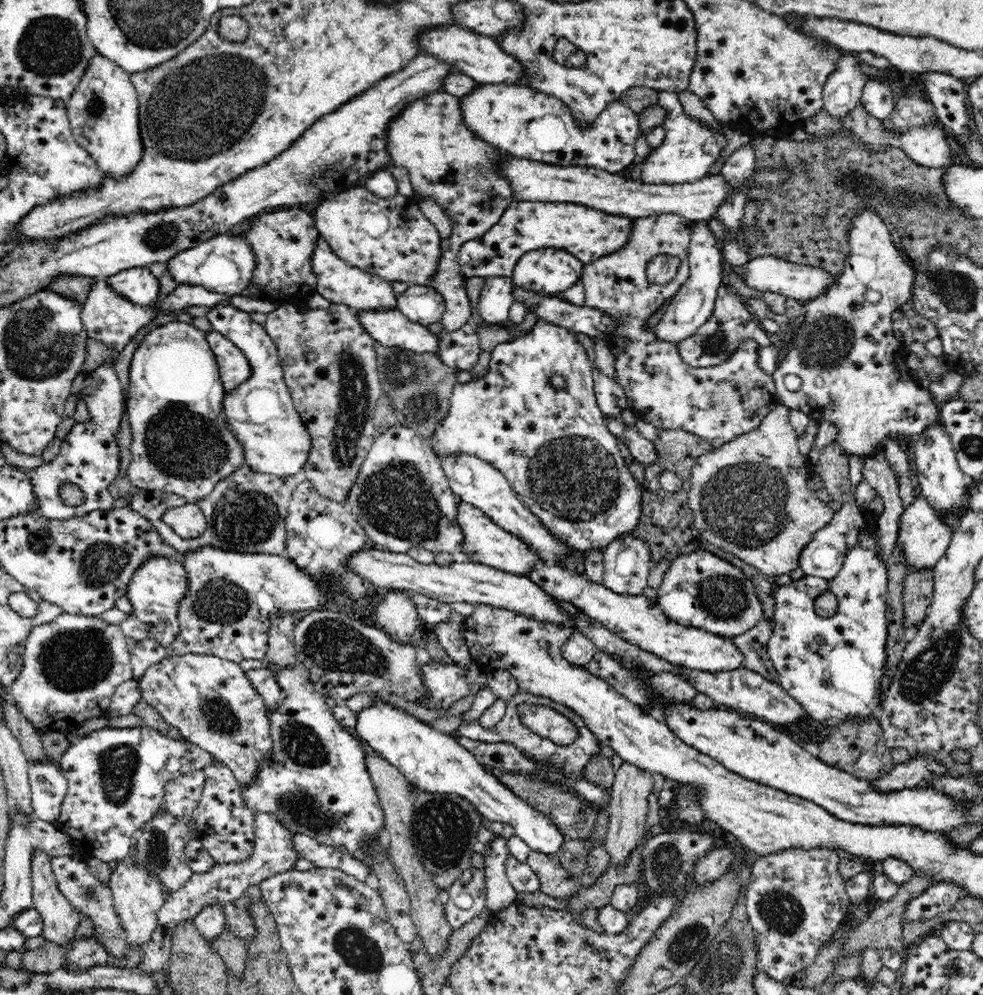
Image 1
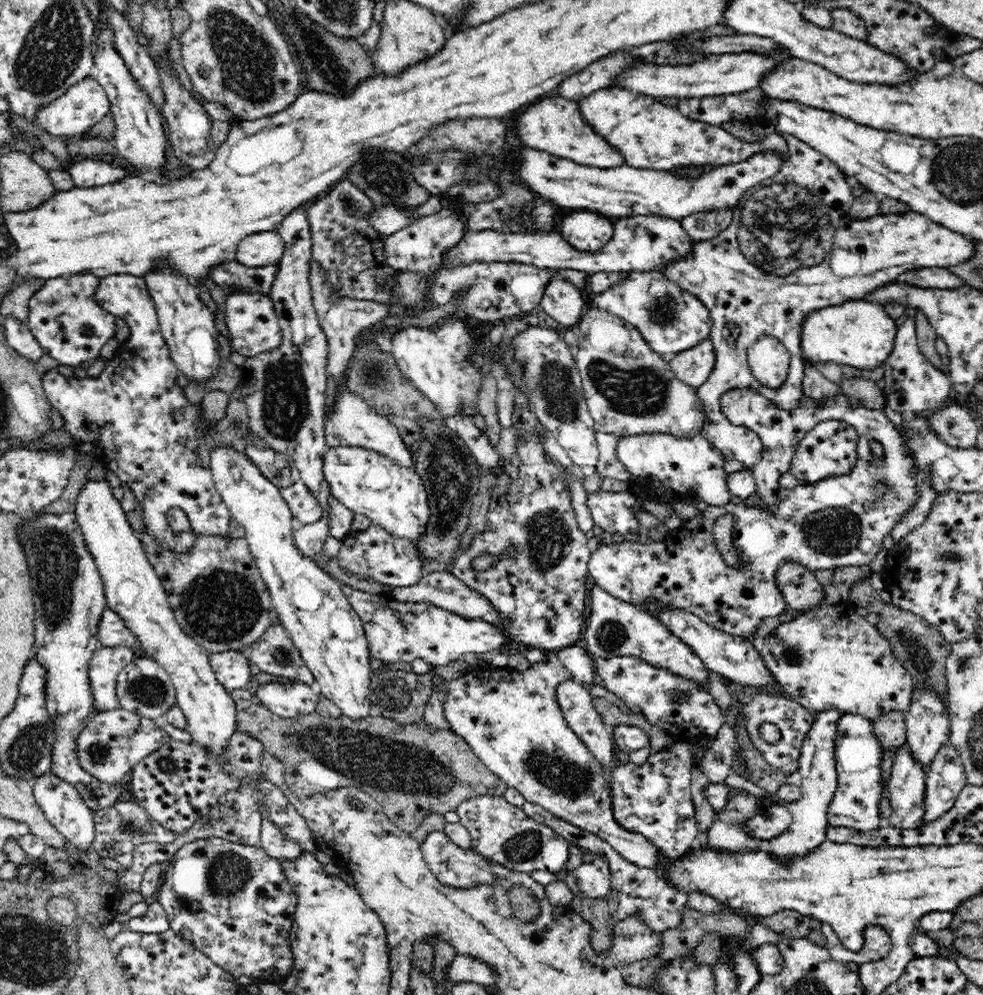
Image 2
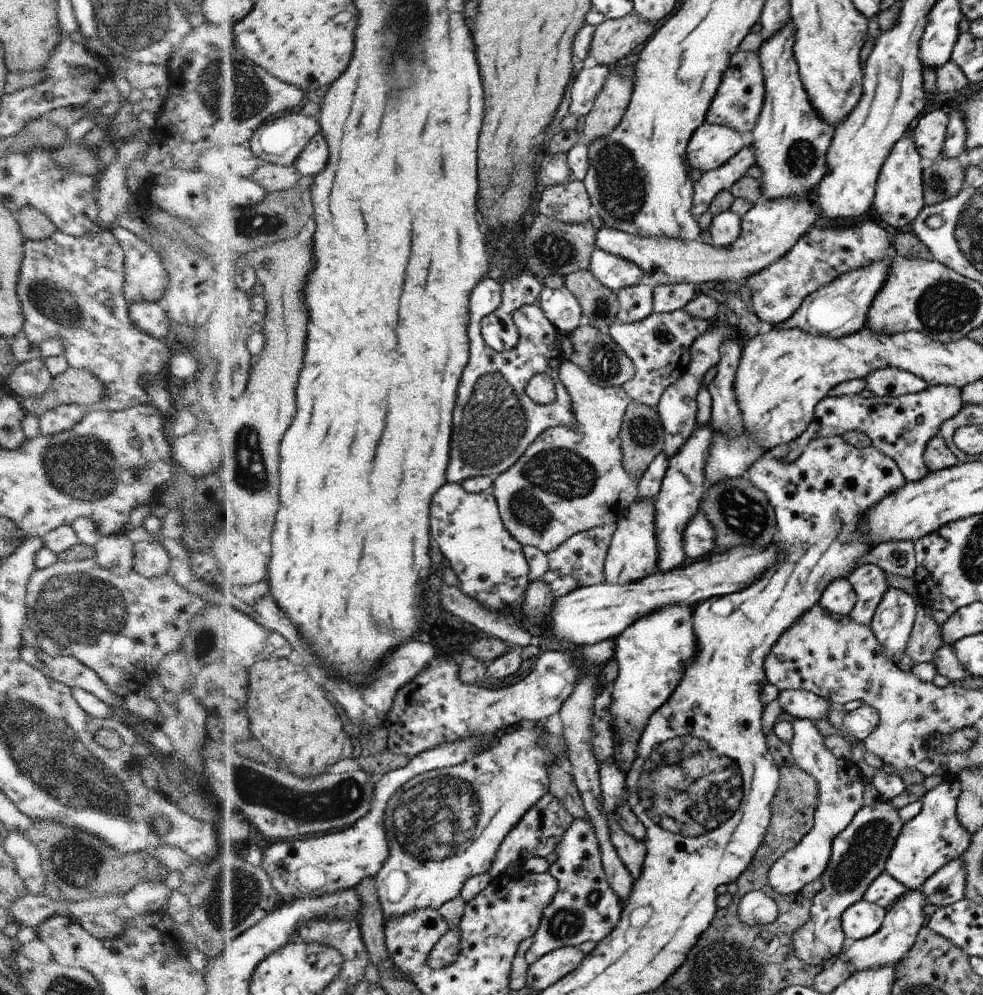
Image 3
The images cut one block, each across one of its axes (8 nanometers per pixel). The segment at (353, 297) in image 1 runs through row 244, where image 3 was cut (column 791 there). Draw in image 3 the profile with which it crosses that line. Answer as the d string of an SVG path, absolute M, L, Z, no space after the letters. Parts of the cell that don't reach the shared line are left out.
M892 254L881 261L871 262L867 267L845 272L832 283L825 284L805 299L801 308L788 320L770 328L800 329L817 337L834 339L857 333L865 326L869 308L892 272Z

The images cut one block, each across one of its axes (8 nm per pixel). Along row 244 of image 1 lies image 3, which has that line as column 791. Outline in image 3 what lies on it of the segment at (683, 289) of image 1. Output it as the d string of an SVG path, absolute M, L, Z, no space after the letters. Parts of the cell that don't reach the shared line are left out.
M786 689L780 691L778 700L783 710L783 716L789 719L828 719L826 716L830 703L804 689Z

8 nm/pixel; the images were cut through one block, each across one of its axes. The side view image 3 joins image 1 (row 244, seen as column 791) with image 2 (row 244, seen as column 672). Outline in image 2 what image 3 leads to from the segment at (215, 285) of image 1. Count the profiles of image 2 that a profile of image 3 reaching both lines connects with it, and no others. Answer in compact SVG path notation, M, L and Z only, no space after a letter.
M277 230L250 234L239 242L236 261L247 267L268 266L279 263L284 249L284 239Z

